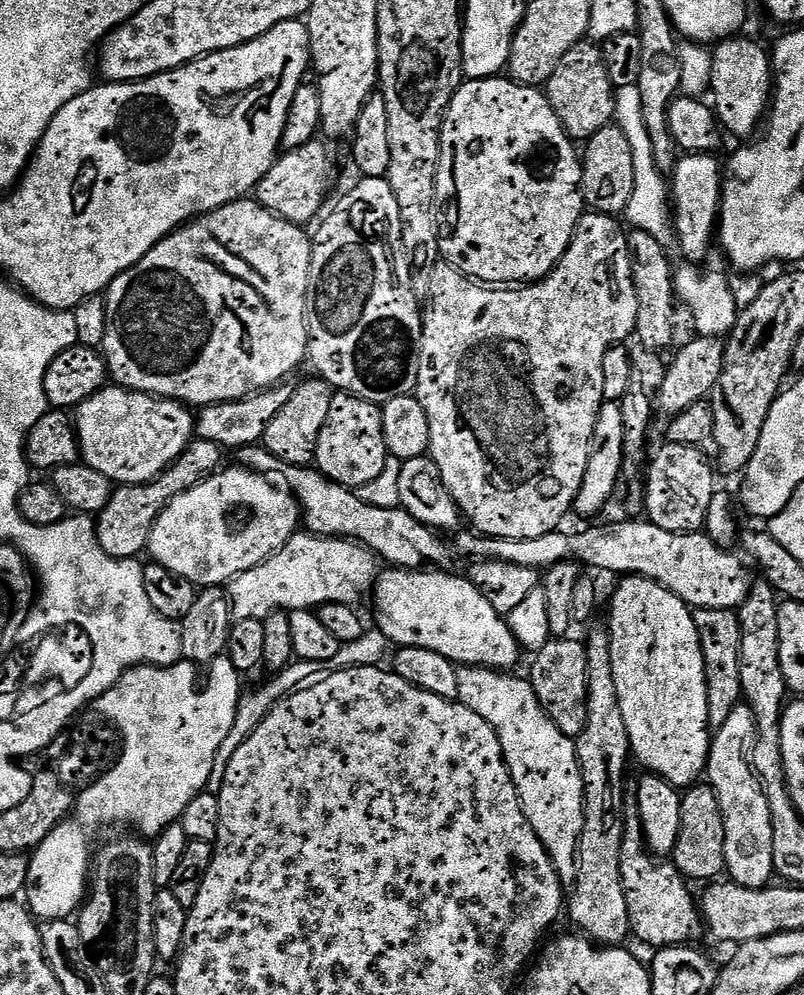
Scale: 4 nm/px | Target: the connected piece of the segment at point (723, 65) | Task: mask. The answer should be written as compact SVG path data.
M729 38L721 40L711 49L712 86L710 100L716 119L736 136L751 137L756 127L761 127L770 101L774 95L774 73L769 53L752 40Z

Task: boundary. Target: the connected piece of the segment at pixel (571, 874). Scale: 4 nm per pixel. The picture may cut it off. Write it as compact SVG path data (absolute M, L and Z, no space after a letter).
M483 666L461 667L458 671L458 700L474 710L474 714L486 718L486 722L490 722L498 734L504 761L508 764L522 810L534 834L538 834L542 846L547 850L561 885L571 886L576 883L576 847L584 821L584 783L576 757L576 742L573 737L562 734L562 730L558 730L558 726L554 726L551 718L544 713L531 683L512 675L516 674L501 674L495 668Z

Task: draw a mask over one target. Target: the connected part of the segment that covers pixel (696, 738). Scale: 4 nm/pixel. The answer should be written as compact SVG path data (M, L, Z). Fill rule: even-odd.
M626 576L619 582L621 584L612 596L612 613L608 616L606 627L614 666L614 686L618 686L618 706L622 706L631 755L635 763L637 760L644 767L645 773L661 776L676 788L687 790L705 775L713 738L708 727L706 670L698 626L692 617L693 609L670 590L644 576Z

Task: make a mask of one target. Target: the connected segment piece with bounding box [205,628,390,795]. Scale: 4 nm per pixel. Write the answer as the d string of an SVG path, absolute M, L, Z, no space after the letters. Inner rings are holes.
M372 628L365 631L364 635L360 639L356 639L352 643L341 645L338 654L328 662L306 662L305 660L296 660L283 669L283 671L277 673L273 680L263 686L262 690L254 690L250 693L248 691L241 695L239 708L236 711L234 725L231 726L230 732L226 734L225 741L218 748L215 755L214 767L210 772L210 778L208 779L205 791L219 795L222 788L222 781L226 776L226 766L229 765L230 760L236 754L236 750L240 748L240 744L248 738L254 729L263 722L266 715L270 713L270 710L274 707L275 703L282 697L293 694L294 692L301 692L302 690L310 690L311 687L318 686L321 682L326 682L326 679L331 673L338 672L343 668L350 667L379 667L387 659L387 650L390 650L390 641L385 638L380 629Z

